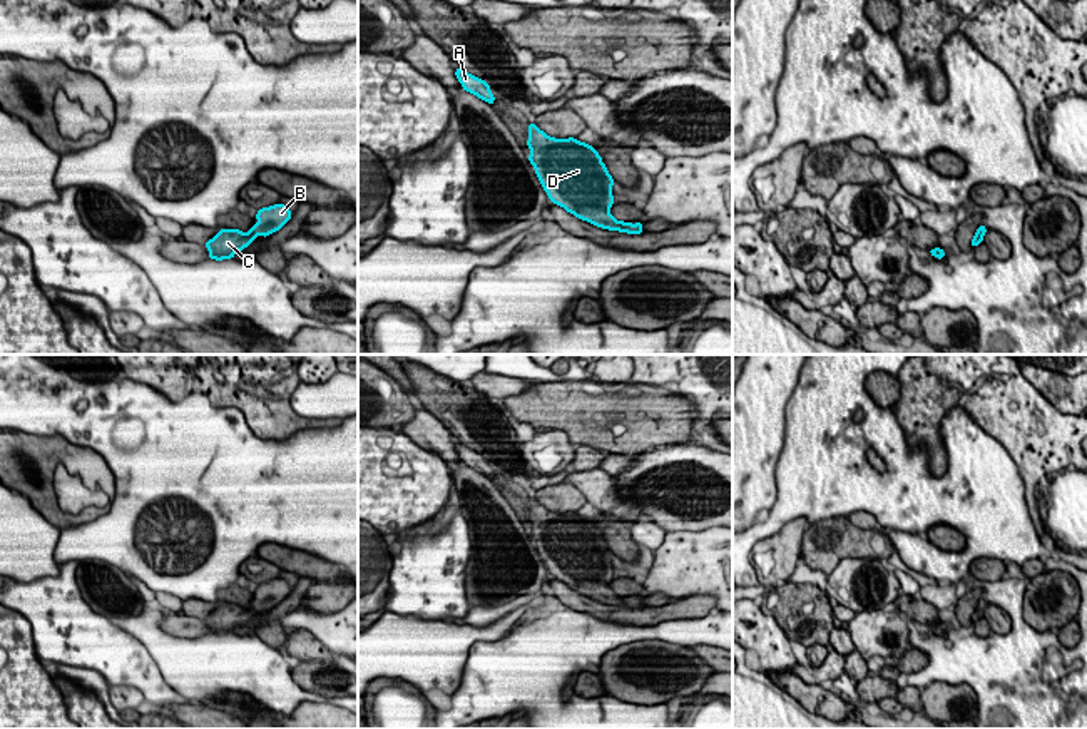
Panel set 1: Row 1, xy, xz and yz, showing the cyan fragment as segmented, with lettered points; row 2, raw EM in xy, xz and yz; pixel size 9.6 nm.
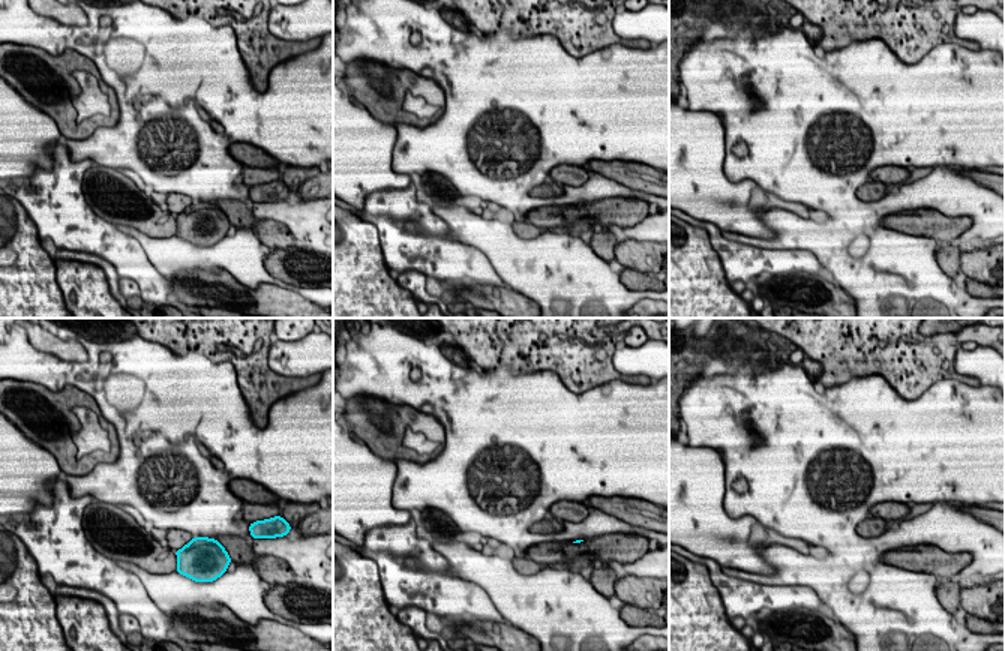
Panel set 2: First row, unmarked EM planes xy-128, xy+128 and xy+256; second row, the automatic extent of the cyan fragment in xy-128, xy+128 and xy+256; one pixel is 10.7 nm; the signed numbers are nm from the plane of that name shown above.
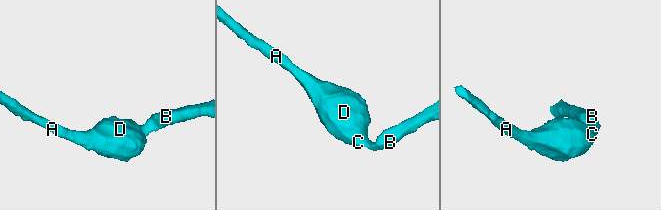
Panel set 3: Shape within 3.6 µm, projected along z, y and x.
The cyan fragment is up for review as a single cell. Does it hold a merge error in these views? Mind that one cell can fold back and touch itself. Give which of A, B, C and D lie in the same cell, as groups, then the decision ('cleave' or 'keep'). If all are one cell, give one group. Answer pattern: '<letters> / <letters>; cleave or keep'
A B C D; keep

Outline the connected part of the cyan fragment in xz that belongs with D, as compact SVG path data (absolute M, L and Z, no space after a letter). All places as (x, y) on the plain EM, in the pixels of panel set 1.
M533 497L528 510L528 537L554 579L602 604L644 607L644 597L620 597L610 589L614 553L592 520L575 512L550 512Z

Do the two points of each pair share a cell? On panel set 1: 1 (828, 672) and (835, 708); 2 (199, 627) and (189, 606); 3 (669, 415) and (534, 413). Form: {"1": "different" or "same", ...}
{"1": "different", "2": "different", "3": "same"}

